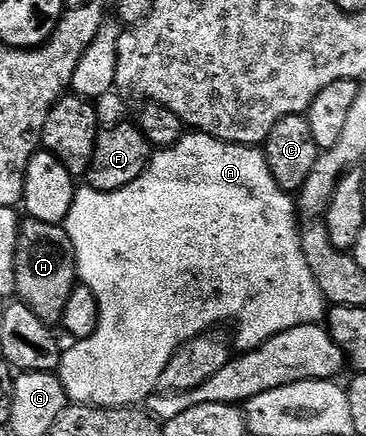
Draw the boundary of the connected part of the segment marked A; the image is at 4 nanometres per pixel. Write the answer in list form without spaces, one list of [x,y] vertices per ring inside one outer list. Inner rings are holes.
[[[197,132],[183,133],[181,140],[174,146],[159,149],[150,159],[150,165],[132,184],[120,188],[116,192],[100,192],[89,188],[79,189],[74,196],[74,203],[65,220],[65,228],[74,245],[74,255],[78,261],[78,277],[81,285],[94,293],[98,305],[98,326],[94,334],[82,341],[75,341],[71,350],[67,349],[58,365],[57,375],[62,379],[67,399],[80,406],[106,407],[137,407],[145,403],[151,394],[158,390],[160,375],[168,368],[168,360],[186,342],[191,342],[200,334],[213,331],[221,322],[231,318],[236,325],[242,326],[239,332],[238,350],[253,350],[256,342],[254,330],[277,332],[318,324],[327,317],[328,303],[322,297],[316,284],[316,276],[312,276],[312,268],[308,268],[308,260],[304,260],[299,215],[296,213],[296,202],[287,191],[276,184],[272,172],[268,168],[268,160],[261,149],[252,146],[237,146],[235,142],[222,142],[207,134]]]

